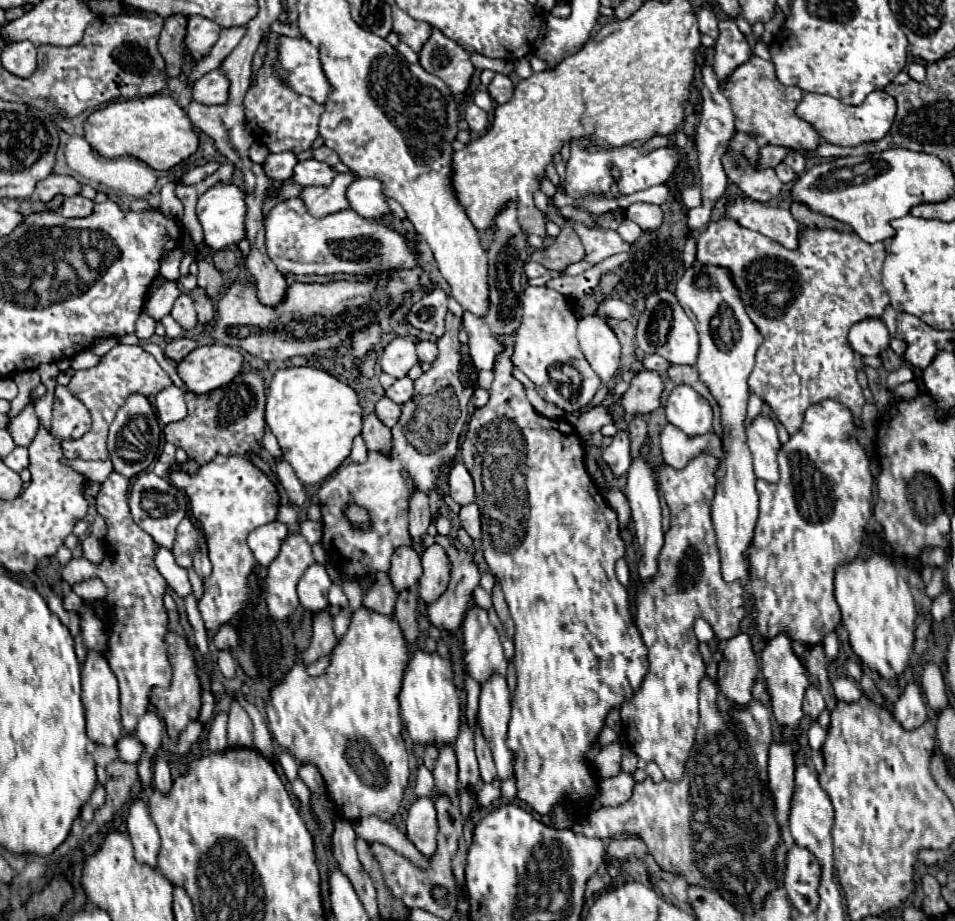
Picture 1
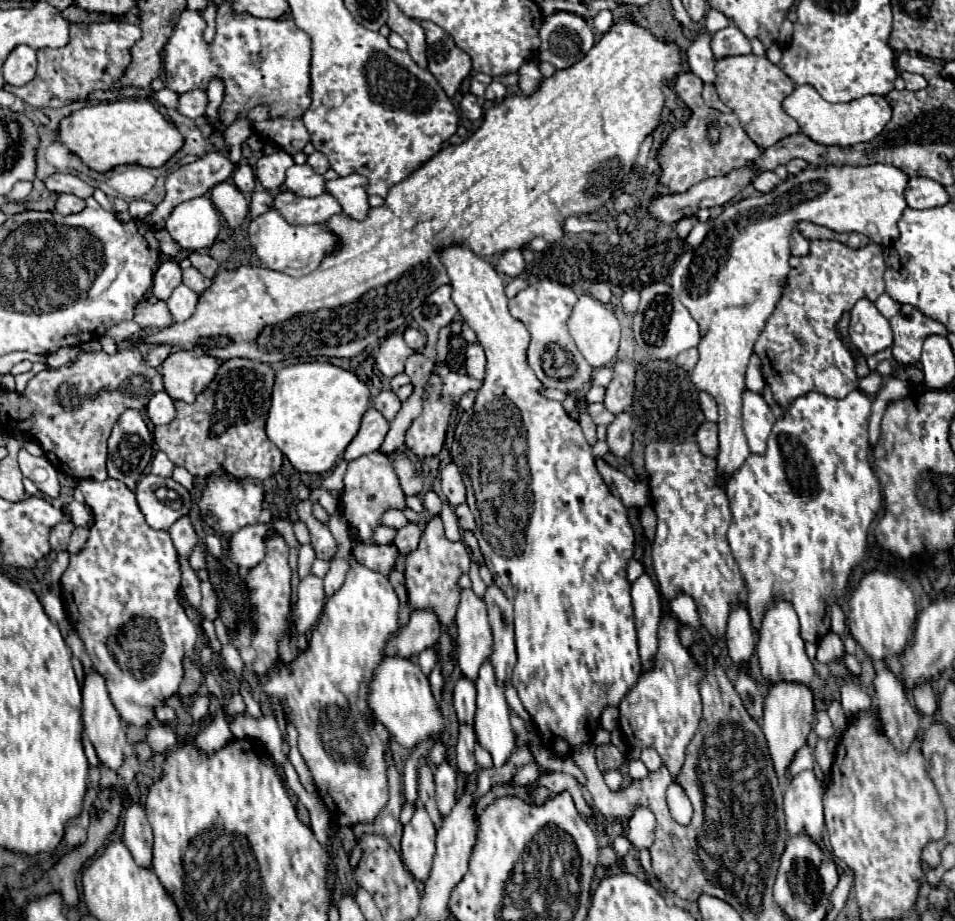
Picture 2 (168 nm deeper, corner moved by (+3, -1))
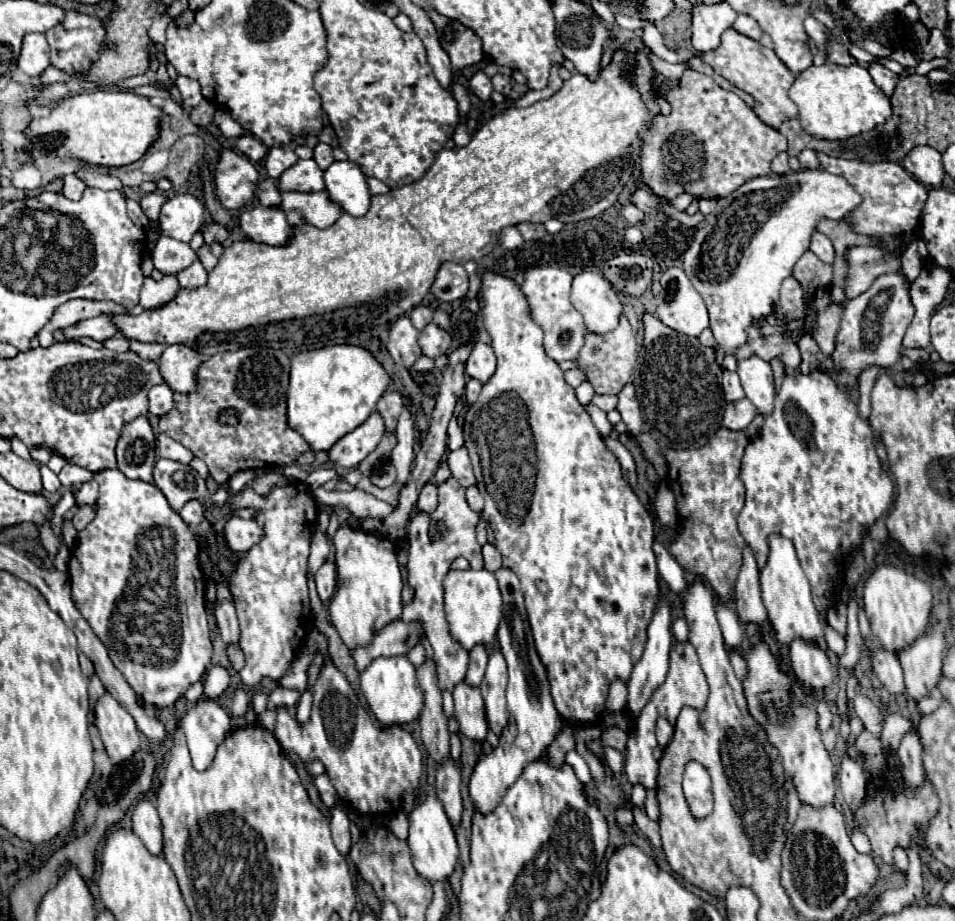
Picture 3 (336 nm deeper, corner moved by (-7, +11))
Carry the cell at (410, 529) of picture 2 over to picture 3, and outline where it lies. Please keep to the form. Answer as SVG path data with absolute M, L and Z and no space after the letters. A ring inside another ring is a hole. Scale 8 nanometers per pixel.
M429 482L423 486L423 490L419 494L417 510L421 510L423 514L431 514L435 508L437 508L437 488Z

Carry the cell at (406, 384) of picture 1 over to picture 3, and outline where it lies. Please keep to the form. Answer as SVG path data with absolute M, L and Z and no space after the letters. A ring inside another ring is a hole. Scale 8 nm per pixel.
M393 390L393 392L385 392L377 404L377 410L383 414L385 418L385 424L387 424L387 430L395 430L397 426L397 418L401 414L401 408L403 408L403 396Z

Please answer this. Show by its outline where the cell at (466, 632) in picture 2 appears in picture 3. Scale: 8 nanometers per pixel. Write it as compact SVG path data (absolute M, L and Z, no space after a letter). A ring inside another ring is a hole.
M449 570L445 578L445 612L451 634L463 648L471 650L477 644L489 646L495 642L497 626L501 620L501 594L497 580L489 570Z

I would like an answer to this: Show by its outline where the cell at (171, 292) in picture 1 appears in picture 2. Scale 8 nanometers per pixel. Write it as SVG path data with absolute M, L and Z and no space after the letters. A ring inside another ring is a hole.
M163 260L157 272L153 274L153 288L151 292L159 300L167 300L175 286L181 282L181 266L175 260Z

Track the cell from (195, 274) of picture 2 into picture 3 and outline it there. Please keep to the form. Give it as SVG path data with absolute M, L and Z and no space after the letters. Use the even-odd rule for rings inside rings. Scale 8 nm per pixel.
M219 244L201 246L201 248L197 250L197 256L199 256L199 260L201 260L201 264L205 266L205 270L207 270L207 272L211 272L211 270L215 268L215 264L219 262L221 252L223 252L223 246L219 246Z

